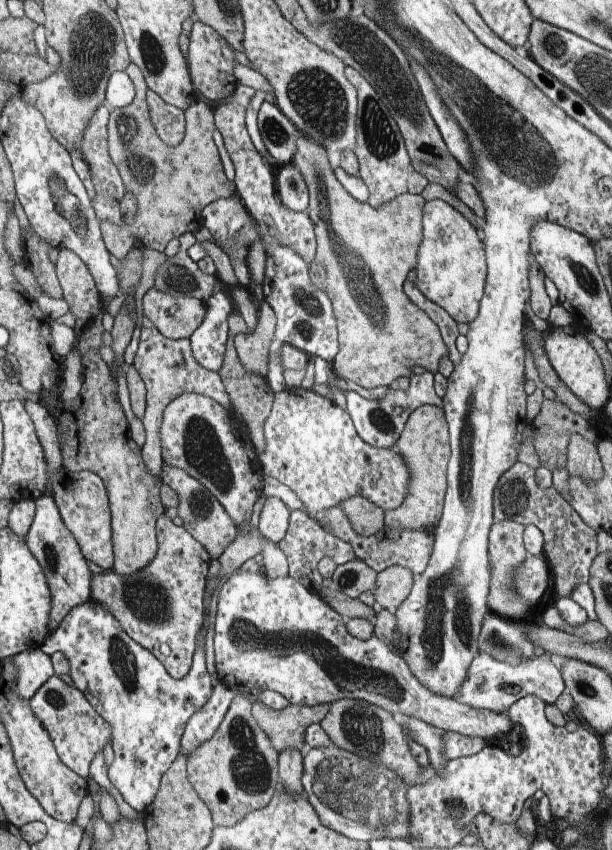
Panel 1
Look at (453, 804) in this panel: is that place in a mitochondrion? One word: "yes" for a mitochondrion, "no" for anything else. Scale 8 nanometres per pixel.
no

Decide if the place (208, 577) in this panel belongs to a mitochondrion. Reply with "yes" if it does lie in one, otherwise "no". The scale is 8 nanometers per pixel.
no

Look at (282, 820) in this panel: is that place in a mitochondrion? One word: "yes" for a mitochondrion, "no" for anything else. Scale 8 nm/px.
no

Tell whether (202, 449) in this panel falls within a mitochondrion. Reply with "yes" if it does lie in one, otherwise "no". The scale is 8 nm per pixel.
yes

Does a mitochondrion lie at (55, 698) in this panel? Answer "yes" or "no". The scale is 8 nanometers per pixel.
yes

